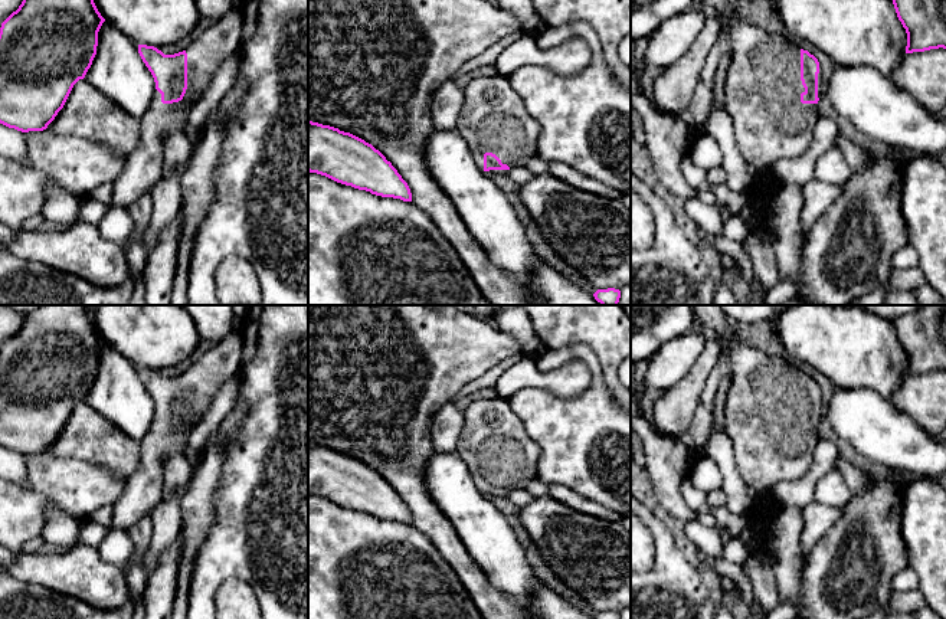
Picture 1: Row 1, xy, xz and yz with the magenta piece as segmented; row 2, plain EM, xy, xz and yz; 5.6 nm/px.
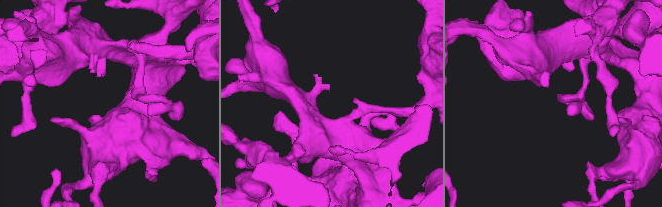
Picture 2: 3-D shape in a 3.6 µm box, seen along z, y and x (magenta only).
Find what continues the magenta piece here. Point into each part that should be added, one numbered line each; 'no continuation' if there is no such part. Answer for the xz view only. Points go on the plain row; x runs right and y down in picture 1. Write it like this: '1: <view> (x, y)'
1: xz (494, 441)

